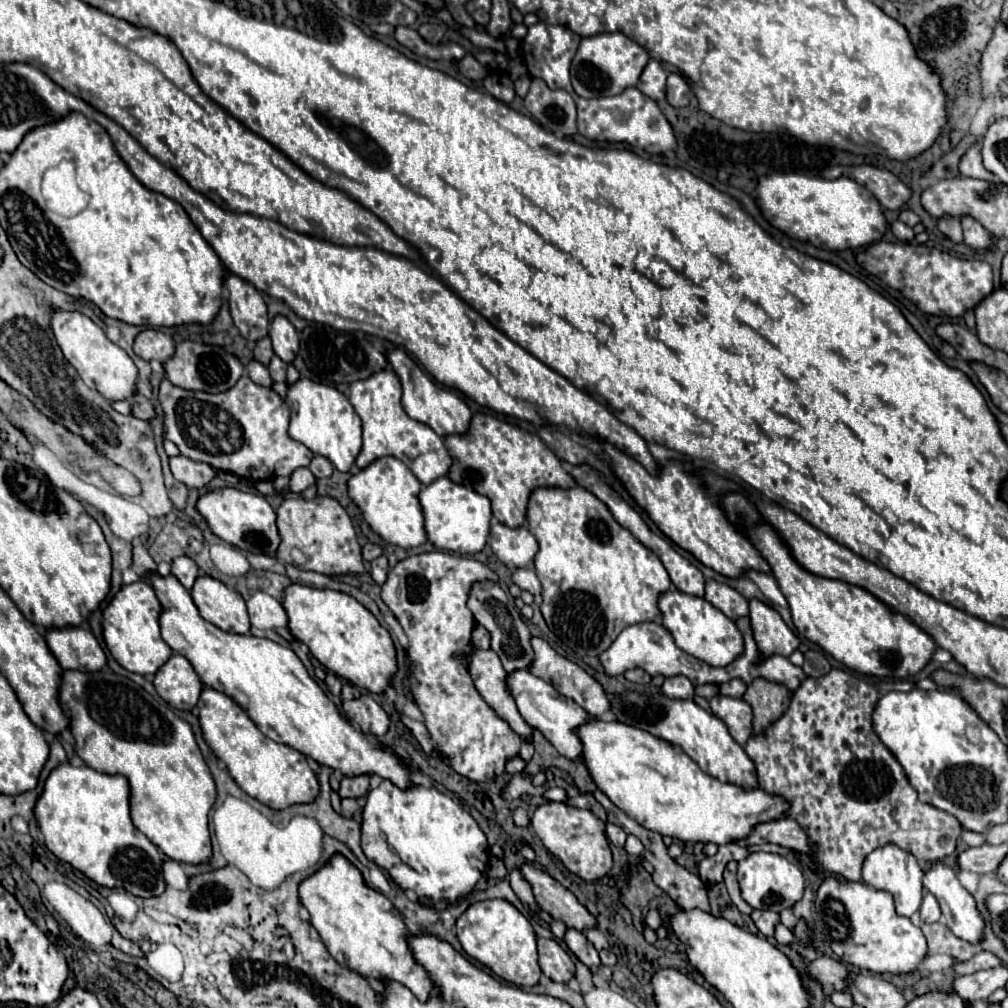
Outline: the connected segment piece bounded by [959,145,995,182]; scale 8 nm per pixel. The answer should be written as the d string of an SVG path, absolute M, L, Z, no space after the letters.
M973 145L961 165L959 165L959 171L963 177L973 177L973 179L983 179L983 181L992 182L995 181L995 175L989 173L987 169L983 169L983 163L981 163L981 147L979 145Z

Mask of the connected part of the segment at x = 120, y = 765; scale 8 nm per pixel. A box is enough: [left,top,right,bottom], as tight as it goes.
[59,669,215,863]

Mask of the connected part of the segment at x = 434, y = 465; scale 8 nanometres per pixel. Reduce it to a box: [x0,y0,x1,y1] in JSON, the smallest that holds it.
[349,369,451,485]

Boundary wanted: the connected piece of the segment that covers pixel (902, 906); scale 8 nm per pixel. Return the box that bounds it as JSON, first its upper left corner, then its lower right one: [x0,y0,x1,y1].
[861,843,923,917]

